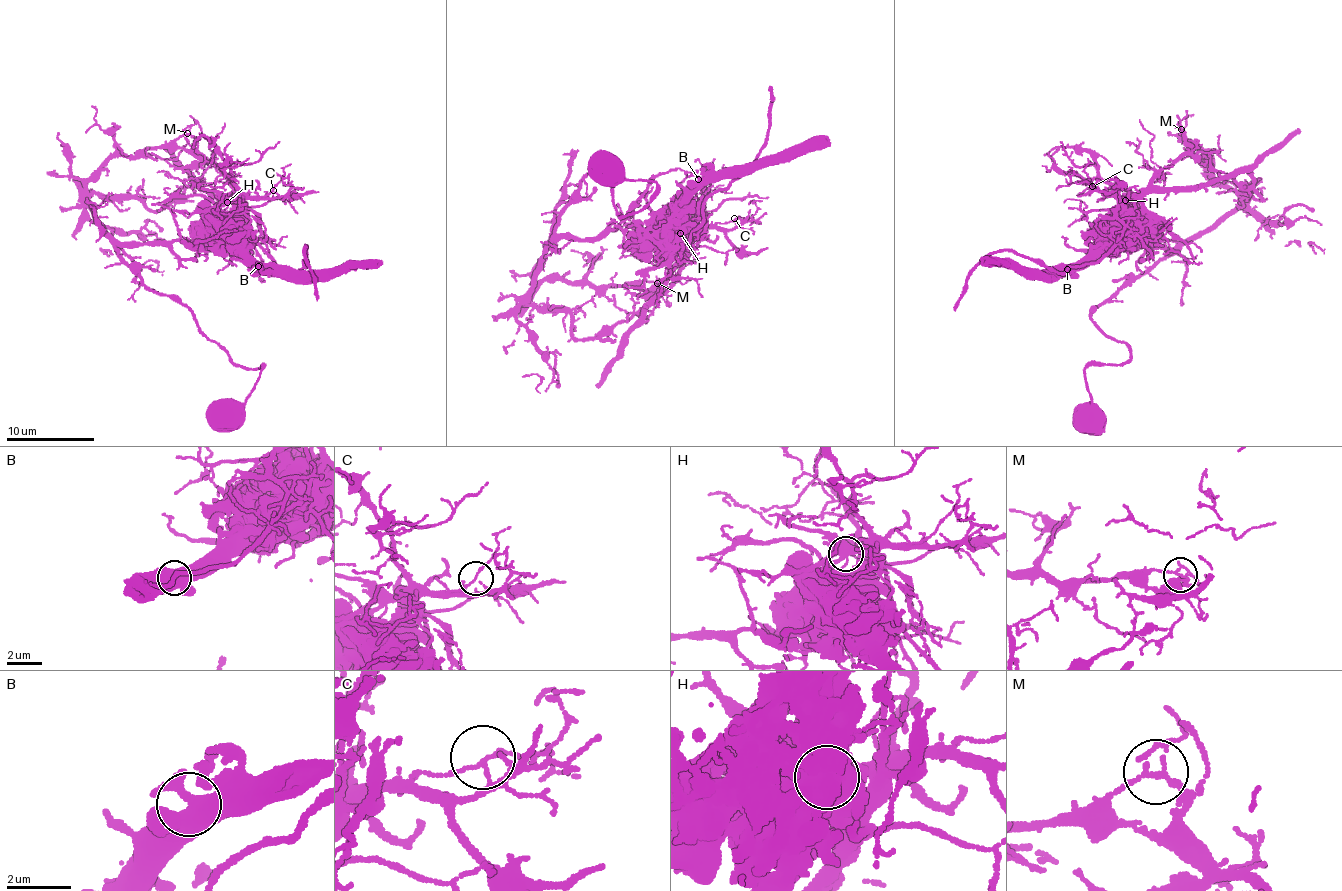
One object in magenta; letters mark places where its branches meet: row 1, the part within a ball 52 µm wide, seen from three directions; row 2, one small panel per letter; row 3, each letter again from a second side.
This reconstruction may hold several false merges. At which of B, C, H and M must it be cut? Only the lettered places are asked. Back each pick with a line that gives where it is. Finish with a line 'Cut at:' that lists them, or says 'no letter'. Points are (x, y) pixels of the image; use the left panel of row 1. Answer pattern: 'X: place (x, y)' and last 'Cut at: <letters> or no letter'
H: place (227, 202)
M: place (187, 133)
Cut at: H, M

